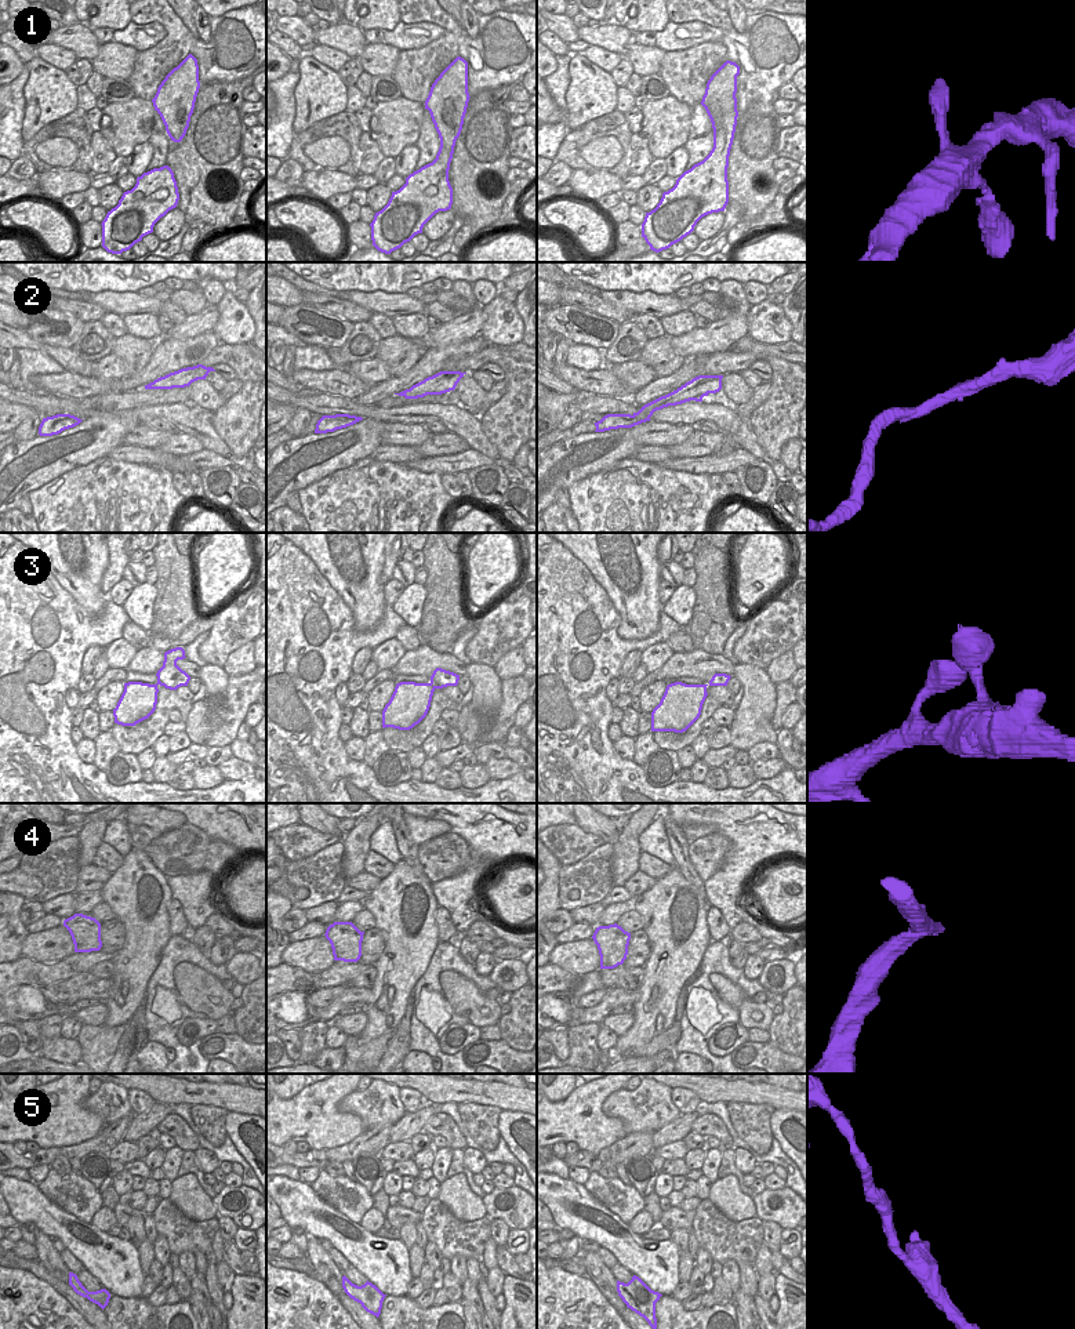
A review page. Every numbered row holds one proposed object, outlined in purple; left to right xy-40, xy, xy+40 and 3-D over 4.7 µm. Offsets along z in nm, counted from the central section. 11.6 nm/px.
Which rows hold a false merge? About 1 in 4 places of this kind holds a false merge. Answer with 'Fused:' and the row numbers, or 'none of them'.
Fused: 4

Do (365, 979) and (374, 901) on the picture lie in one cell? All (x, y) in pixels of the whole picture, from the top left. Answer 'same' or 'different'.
different

